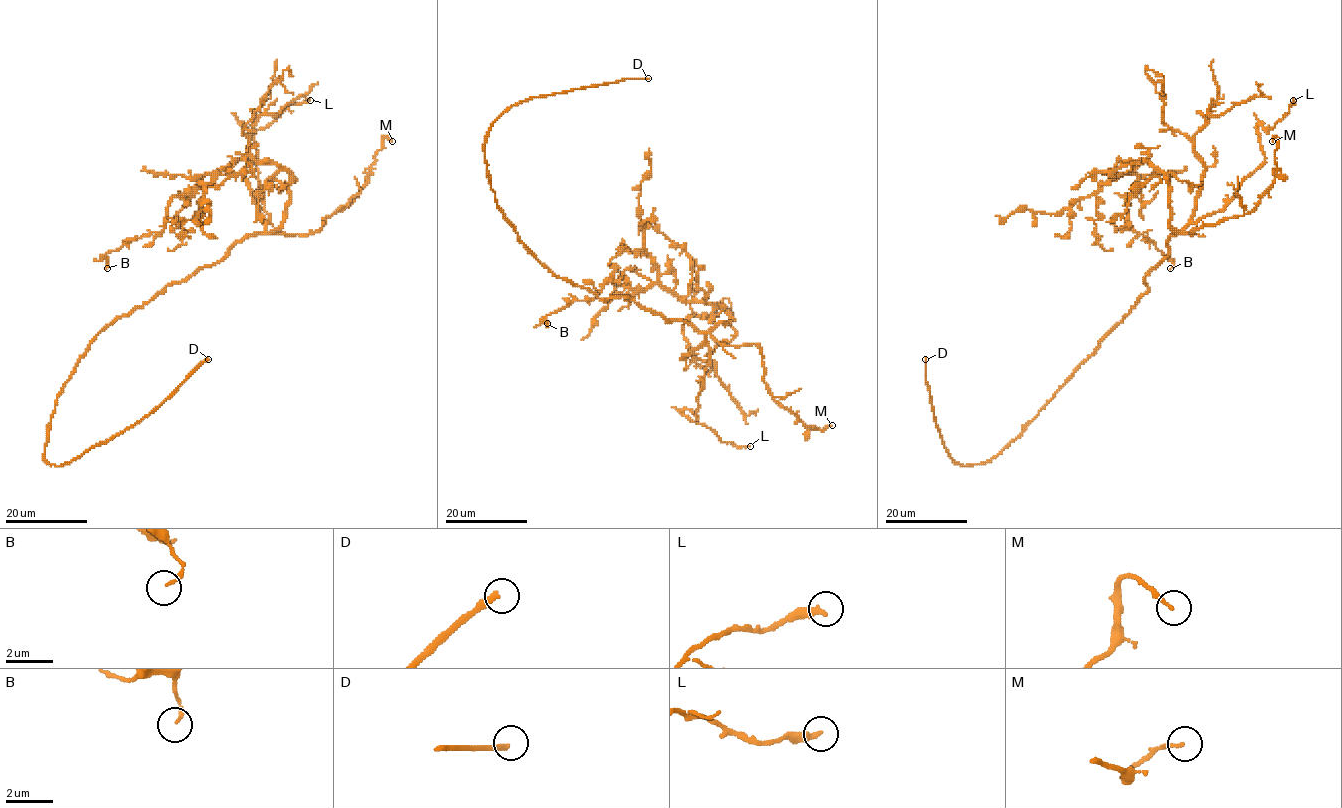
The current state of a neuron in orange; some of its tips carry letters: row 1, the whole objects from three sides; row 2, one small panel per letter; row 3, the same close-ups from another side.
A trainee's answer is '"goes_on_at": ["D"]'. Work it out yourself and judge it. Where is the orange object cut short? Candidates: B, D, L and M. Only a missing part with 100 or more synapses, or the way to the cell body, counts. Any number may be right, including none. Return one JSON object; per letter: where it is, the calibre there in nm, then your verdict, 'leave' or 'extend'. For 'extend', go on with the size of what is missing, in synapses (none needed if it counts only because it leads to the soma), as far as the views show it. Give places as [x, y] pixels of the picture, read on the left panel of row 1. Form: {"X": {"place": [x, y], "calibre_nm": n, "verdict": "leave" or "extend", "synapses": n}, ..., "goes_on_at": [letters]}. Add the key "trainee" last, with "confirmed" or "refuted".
{"B": {"place": [107, 268], "calibre_nm": 140, "verdict": "leave"}, "D": {"place": [208, 359], "calibre_nm": 260, "verdict": "extend"}, "L": {"place": [310, 100], "calibre_nm": 320, "verdict": "leave"}, "M": {"place": [392, 141], "calibre_nm": 140, "verdict": "leave"}, "goes_on_at": ["D"], "trainee": "confirmed"}

